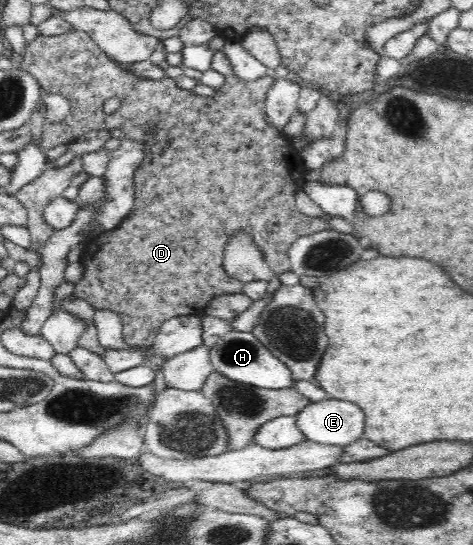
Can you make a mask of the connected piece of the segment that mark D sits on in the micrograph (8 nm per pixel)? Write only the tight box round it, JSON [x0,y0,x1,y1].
[21,29,330,346]

